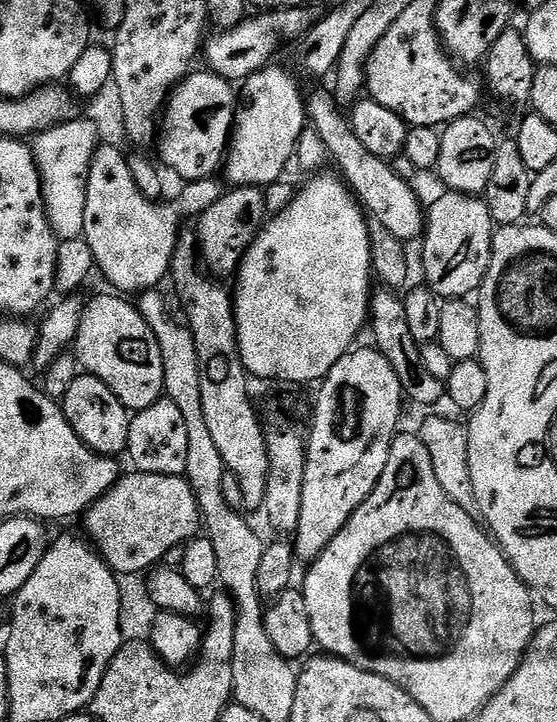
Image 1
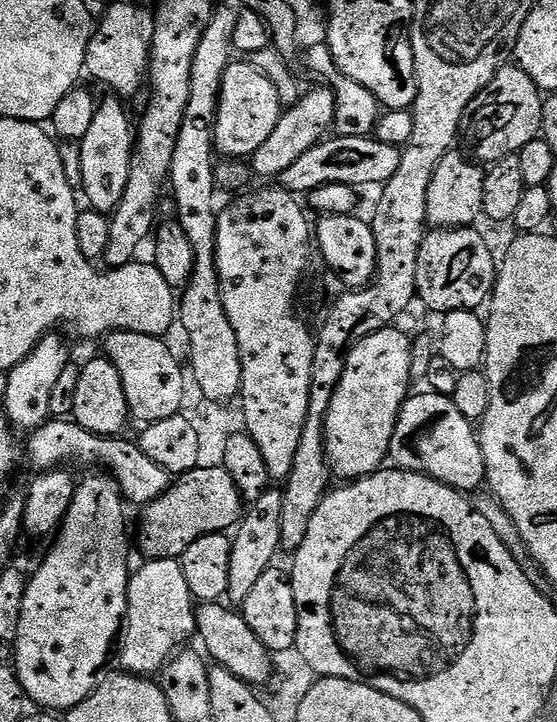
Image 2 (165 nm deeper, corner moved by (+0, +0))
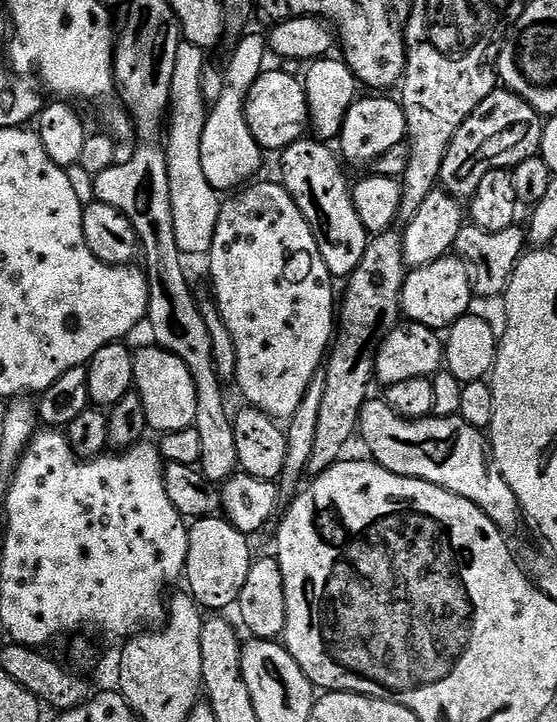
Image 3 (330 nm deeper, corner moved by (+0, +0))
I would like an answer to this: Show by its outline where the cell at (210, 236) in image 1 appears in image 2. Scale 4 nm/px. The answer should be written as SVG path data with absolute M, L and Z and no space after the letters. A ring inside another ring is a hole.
M333 135L331 138L321 140L310 150L306 150L306 154L302 154L302 158L294 162L294 166L286 166L286 170L282 170L282 174L278 177L278 184L279 187L293 194L307 194L327 184L382 186L390 182L390 178L394 178L394 173L398 170L400 154L401 149L372 136L350 138Z

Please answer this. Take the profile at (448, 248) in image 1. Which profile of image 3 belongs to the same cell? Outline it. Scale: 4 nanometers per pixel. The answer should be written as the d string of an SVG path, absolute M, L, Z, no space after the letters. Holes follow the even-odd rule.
M455 254L443 256L438 262L430 262L421 268L411 269L404 277L404 285L400 295L400 311L403 319L433 330L447 330L451 328L455 320L469 315L471 308L468 307L471 306L472 300L474 301L474 293L470 286L471 277L472 273L468 265Z

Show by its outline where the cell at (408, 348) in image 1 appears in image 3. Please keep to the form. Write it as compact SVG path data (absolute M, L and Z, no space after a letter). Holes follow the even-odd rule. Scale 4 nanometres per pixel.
M315 138L296 140L280 154L280 182L310 223L311 233L314 234L326 268L334 278L342 280L351 276L362 260L370 233L356 212L352 188L342 172L341 161L337 153L329 148L327 143Z

